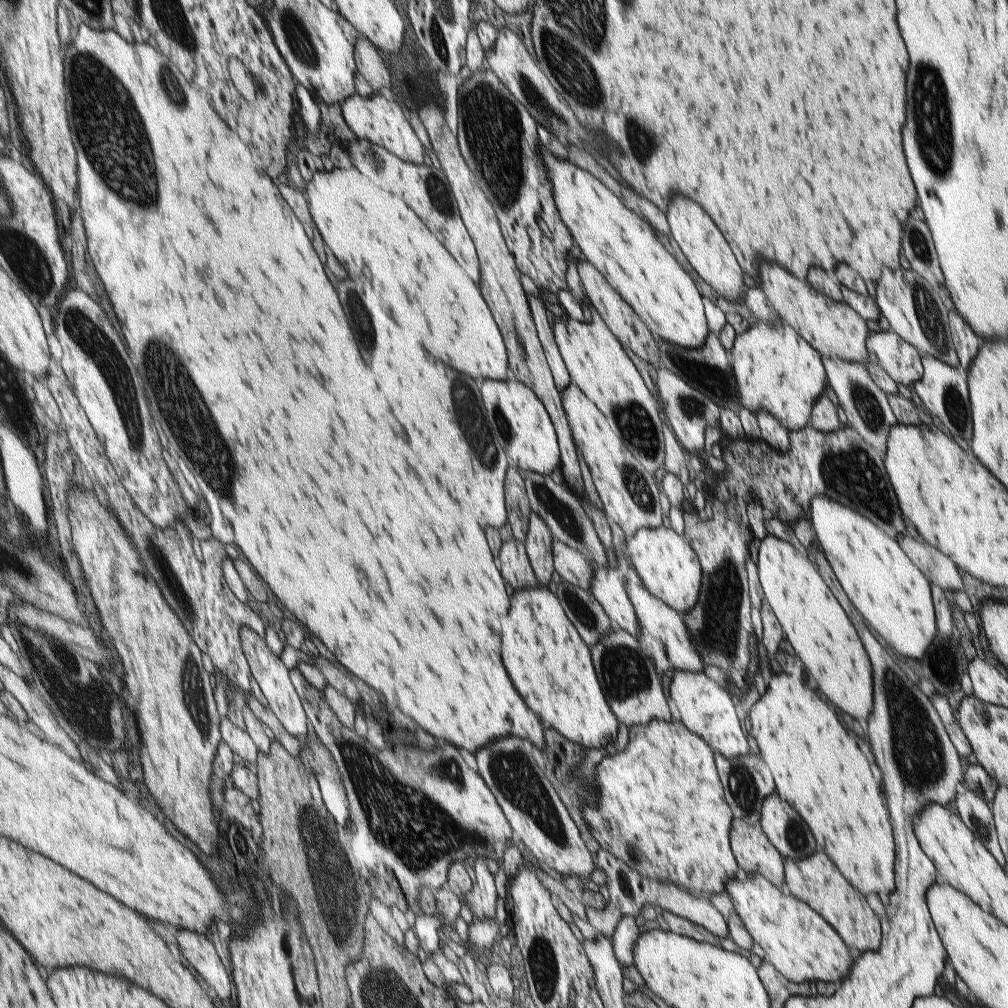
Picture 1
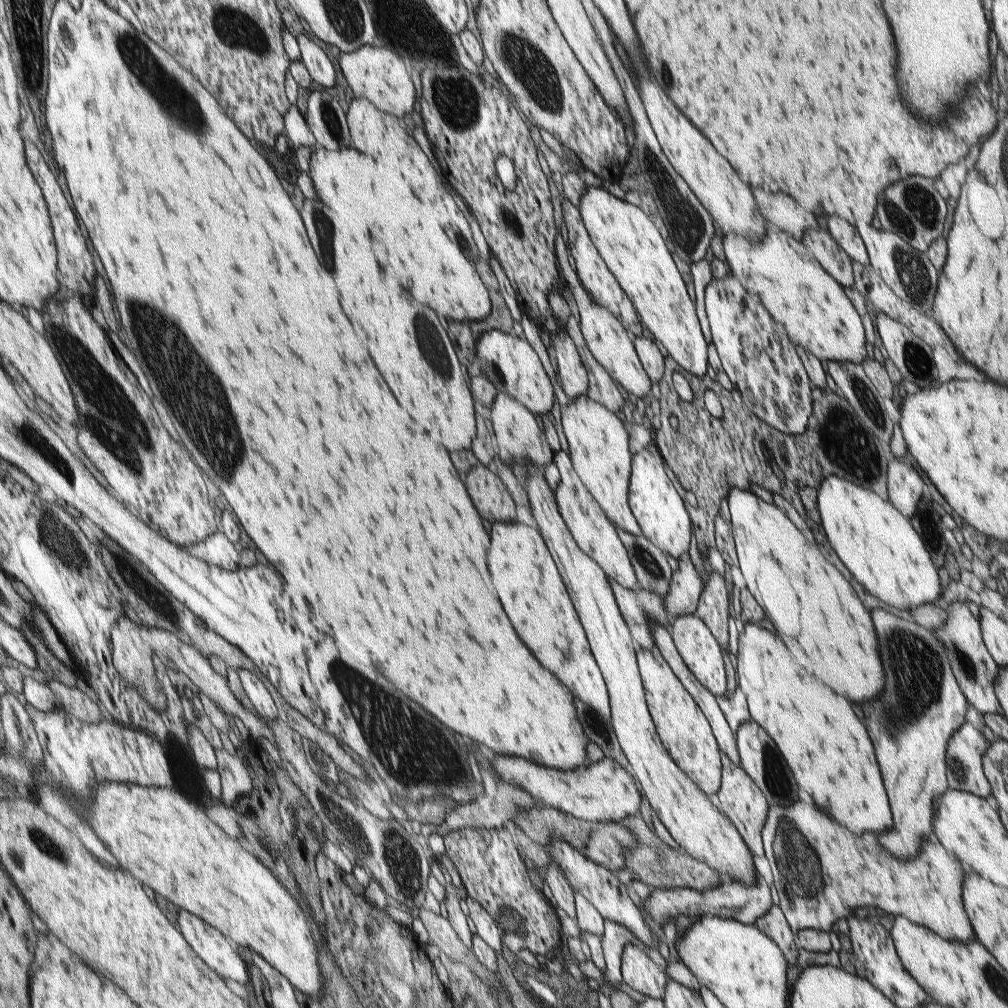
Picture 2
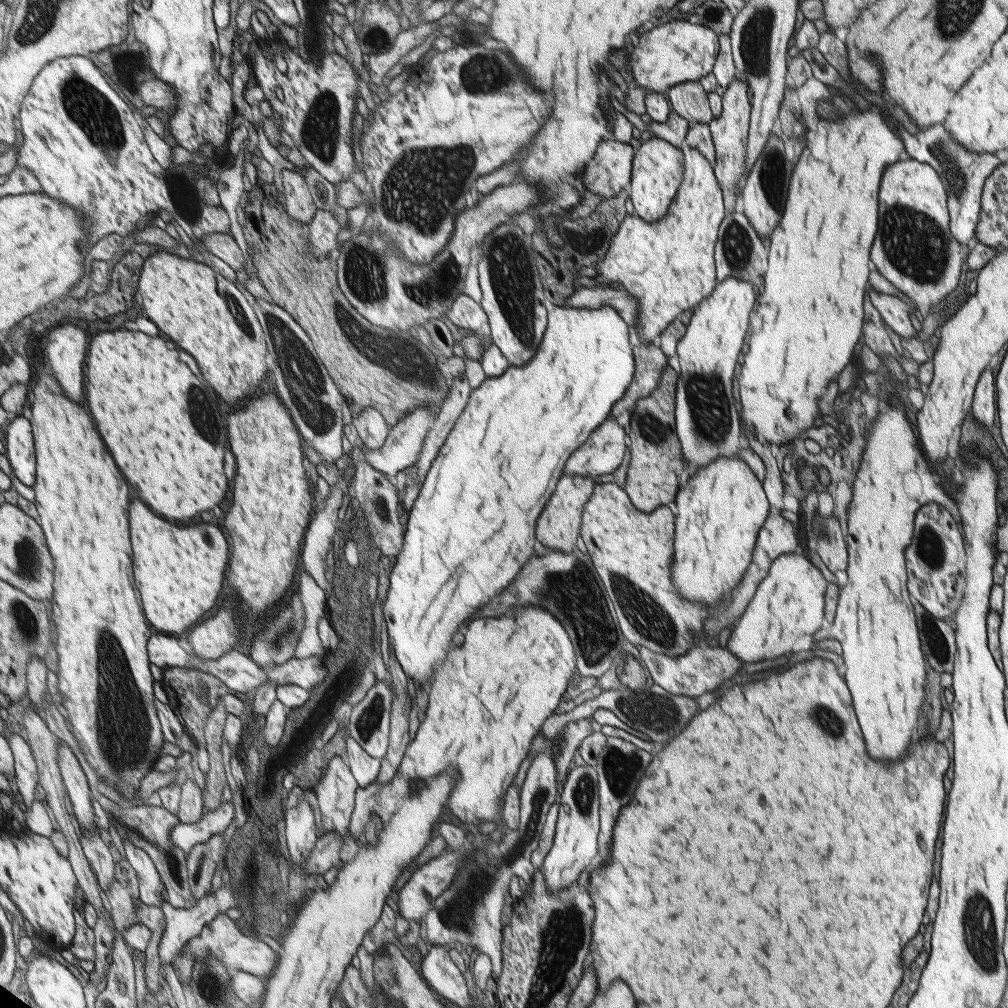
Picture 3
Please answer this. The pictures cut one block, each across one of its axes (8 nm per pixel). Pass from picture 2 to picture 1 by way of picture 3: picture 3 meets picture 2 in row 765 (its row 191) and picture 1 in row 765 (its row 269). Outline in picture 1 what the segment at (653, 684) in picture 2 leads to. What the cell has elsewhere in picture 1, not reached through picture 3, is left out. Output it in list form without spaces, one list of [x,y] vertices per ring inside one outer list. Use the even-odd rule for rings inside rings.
[[[654,718],[646,726],[632,726],[625,750],[603,757],[595,768],[595,785],[600,792],[598,808],[602,808],[602,818],[610,820],[608,828],[612,828],[610,838],[610,832],[595,832],[594,822],[586,822],[600,849],[620,858],[642,878],[670,882],[697,895],[726,892],[728,880],[736,878],[739,863],[730,850],[728,830],[732,824],[732,810],[725,799],[712,749],[707,741],[679,722]]]

